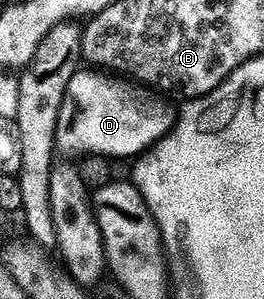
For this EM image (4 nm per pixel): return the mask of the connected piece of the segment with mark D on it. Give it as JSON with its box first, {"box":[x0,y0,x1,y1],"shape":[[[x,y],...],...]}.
{"box":[56,70,177,158],"shape":[[[78,70],[67,86],[65,101],[58,116],[56,151],[60,155],[62,152],[61,156],[65,158],[75,158],[73,156],[81,156],[84,152],[89,156],[140,157],[150,151],[164,136],[168,136],[177,123],[175,108],[165,100],[168,99],[124,78],[114,78],[97,70]]]}

